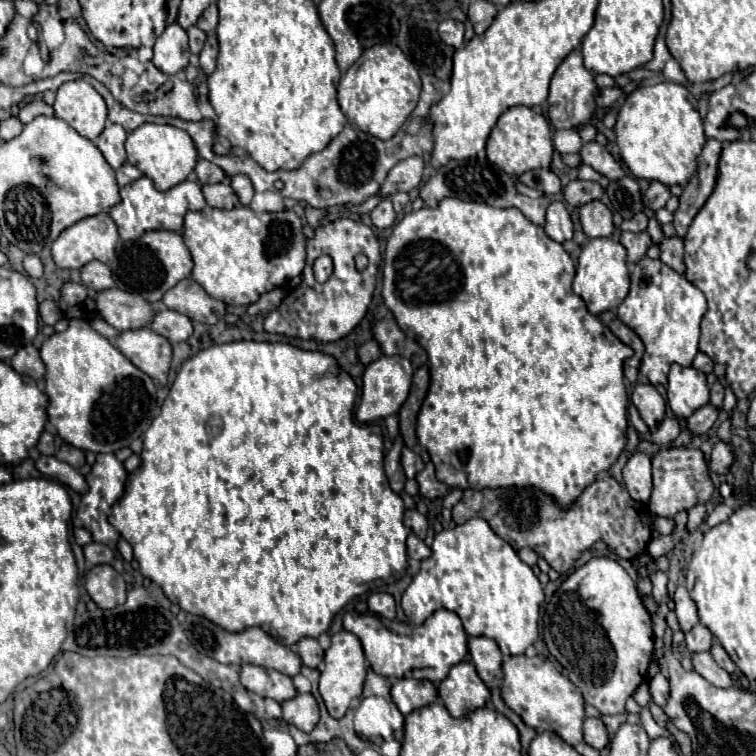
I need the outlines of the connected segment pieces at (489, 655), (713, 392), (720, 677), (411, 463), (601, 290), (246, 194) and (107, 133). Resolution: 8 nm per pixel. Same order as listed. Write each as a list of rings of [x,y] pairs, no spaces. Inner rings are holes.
[[[468,638],[468,652],[470,660],[476,666],[478,676],[488,684],[494,678],[500,678],[500,666],[502,666],[502,652],[498,644],[490,638]]]
[[[716,382],[712,388],[710,388],[710,404],[714,408],[722,408],[722,400],[724,400],[724,386],[720,382]]]
[[[700,652],[700,654],[692,654],[692,662],[694,662],[694,670],[704,676],[708,682],[712,682],[714,686],[720,688],[728,688],[734,684],[734,678],[724,672],[724,668],[720,668],[714,660],[710,652]]]
[[[404,448],[402,450],[402,468],[404,468],[404,472],[406,472],[408,478],[414,478],[424,468],[424,462],[410,448]]]
[[[612,238],[588,240],[582,246],[576,278],[572,284],[574,294],[578,294],[586,302],[588,312],[598,316],[600,312],[618,306],[628,296],[628,286],[630,286],[630,276],[626,268],[626,248],[620,242],[614,242]]]
[[[243,174],[235,175],[231,177],[231,186],[240,198],[241,204],[248,206],[254,194],[254,188],[249,178]]]
[[[106,124],[104,132],[94,140],[96,148],[102,152],[106,162],[116,170],[126,162],[126,130],[120,124]]]

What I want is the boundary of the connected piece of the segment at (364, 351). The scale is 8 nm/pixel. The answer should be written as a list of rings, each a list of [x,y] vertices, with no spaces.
[[[368,340],[366,344],[362,344],[362,346],[358,348],[358,356],[360,356],[362,364],[370,364],[372,360],[376,360],[376,358],[382,356],[380,344],[376,344],[376,340]]]

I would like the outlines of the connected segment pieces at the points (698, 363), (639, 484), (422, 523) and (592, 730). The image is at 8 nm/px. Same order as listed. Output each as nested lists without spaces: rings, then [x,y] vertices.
[[[698,352],[698,354],[696,354],[696,358],[694,358],[694,362],[692,362],[692,368],[700,370],[700,372],[704,372],[704,374],[710,374],[710,372],[714,370],[714,362],[712,362],[706,354]]]
[[[636,452],[630,456],[630,460],[626,462],[624,470],[624,486],[628,488],[630,496],[636,502],[648,502],[650,500],[650,492],[652,492],[652,474],[650,474],[650,458],[642,452]]]
[[[406,510],[406,512],[404,512],[404,524],[408,524],[408,528],[410,528],[416,536],[420,536],[420,540],[424,540],[426,530],[428,530],[426,516],[422,516],[418,510]]]
[[[586,718],[584,720],[584,742],[596,750],[602,750],[608,744],[608,734],[600,718]]]

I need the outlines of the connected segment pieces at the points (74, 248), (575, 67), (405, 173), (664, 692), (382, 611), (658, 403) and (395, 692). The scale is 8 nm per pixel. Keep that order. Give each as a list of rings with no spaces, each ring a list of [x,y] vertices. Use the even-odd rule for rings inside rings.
[[[102,212],[96,216],[84,218],[80,222],[76,222],[74,226],[66,228],[52,244],[52,258],[58,268],[82,268],[84,264],[88,264],[92,260],[106,264],[112,260],[118,240],[120,240],[120,234],[118,234],[116,222],[110,218],[108,212]]]
[[[580,50],[570,52],[564,58],[564,62],[558,66],[558,70],[554,72],[552,82],[550,82],[550,96],[548,96],[550,122],[556,128],[580,128],[582,124],[590,124],[592,122],[592,114],[596,110],[594,90],[596,90],[594,74],[584,68]]]
[[[412,156],[412,158],[398,162],[388,172],[384,184],[380,186],[378,196],[392,196],[396,192],[410,192],[412,188],[416,188],[420,184],[422,170],[424,170],[424,162],[420,156]]]
[[[656,674],[648,684],[650,684],[652,700],[654,700],[658,706],[664,706],[664,704],[666,704],[666,698],[668,698],[668,680],[666,680],[662,674]]]
[[[374,592],[374,594],[370,594],[368,596],[368,608],[374,614],[380,614],[384,618],[390,618],[390,620],[396,618],[396,602],[386,592]]]
[[[638,384],[632,392],[632,402],[638,408],[644,424],[650,428],[650,432],[656,432],[666,416],[666,404],[656,392],[656,388],[650,384]]]
[[[402,678],[390,688],[390,696],[394,704],[400,708],[400,712],[406,716],[414,708],[422,708],[430,704],[436,698],[436,688],[428,680],[414,680],[414,678]]]

